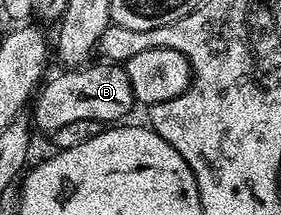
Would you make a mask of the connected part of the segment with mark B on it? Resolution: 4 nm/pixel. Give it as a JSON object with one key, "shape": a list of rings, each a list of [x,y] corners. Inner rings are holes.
{"shape":[[[119,64],[95,65],[64,69],[64,74],[59,74],[56,78],[48,77],[42,83],[33,100],[33,126],[36,131],[53,132],[65,124],[73,124],[73,120],[97,120],[104,124],[115,124],[126,119],[123,117],[131,109],[136,109],[137,103],[126,69]]]}

